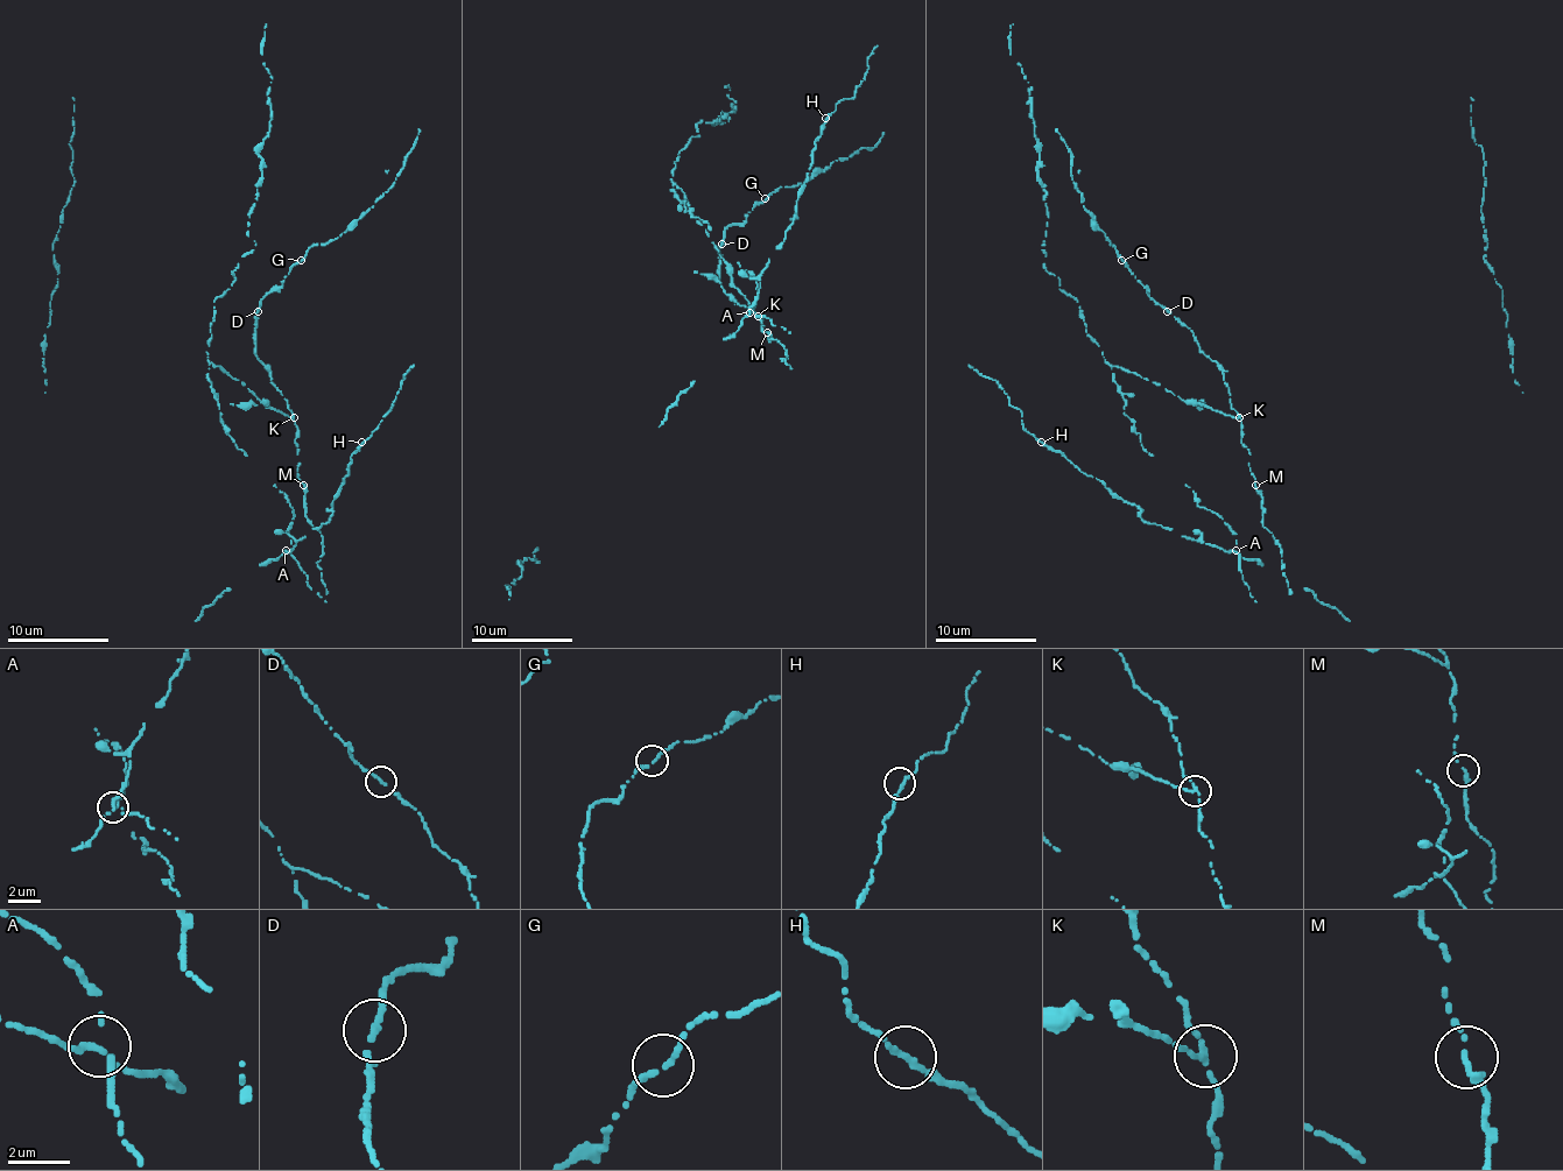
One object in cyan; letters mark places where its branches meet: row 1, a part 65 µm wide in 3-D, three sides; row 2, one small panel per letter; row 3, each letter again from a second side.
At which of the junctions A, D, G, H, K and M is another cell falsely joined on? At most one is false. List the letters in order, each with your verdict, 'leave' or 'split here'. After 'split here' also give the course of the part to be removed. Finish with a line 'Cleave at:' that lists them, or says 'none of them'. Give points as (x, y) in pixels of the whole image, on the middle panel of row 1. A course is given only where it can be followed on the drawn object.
A: leave
D: leave
G: leave
H: leave
K: split here; course (757, 315), (731, 282), (729, 265), (676, 183)
M: leave
Cleave at: K

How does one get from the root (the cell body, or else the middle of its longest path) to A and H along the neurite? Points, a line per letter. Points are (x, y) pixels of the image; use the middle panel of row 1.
A: (782, 327), (769, 317), (757, 317), (750, 312)
H: (782, 327), (769, 317), (750, 315), (750, 308), (759, 289), (761, 269), (797, 217), (797, 194), (825, 118)

